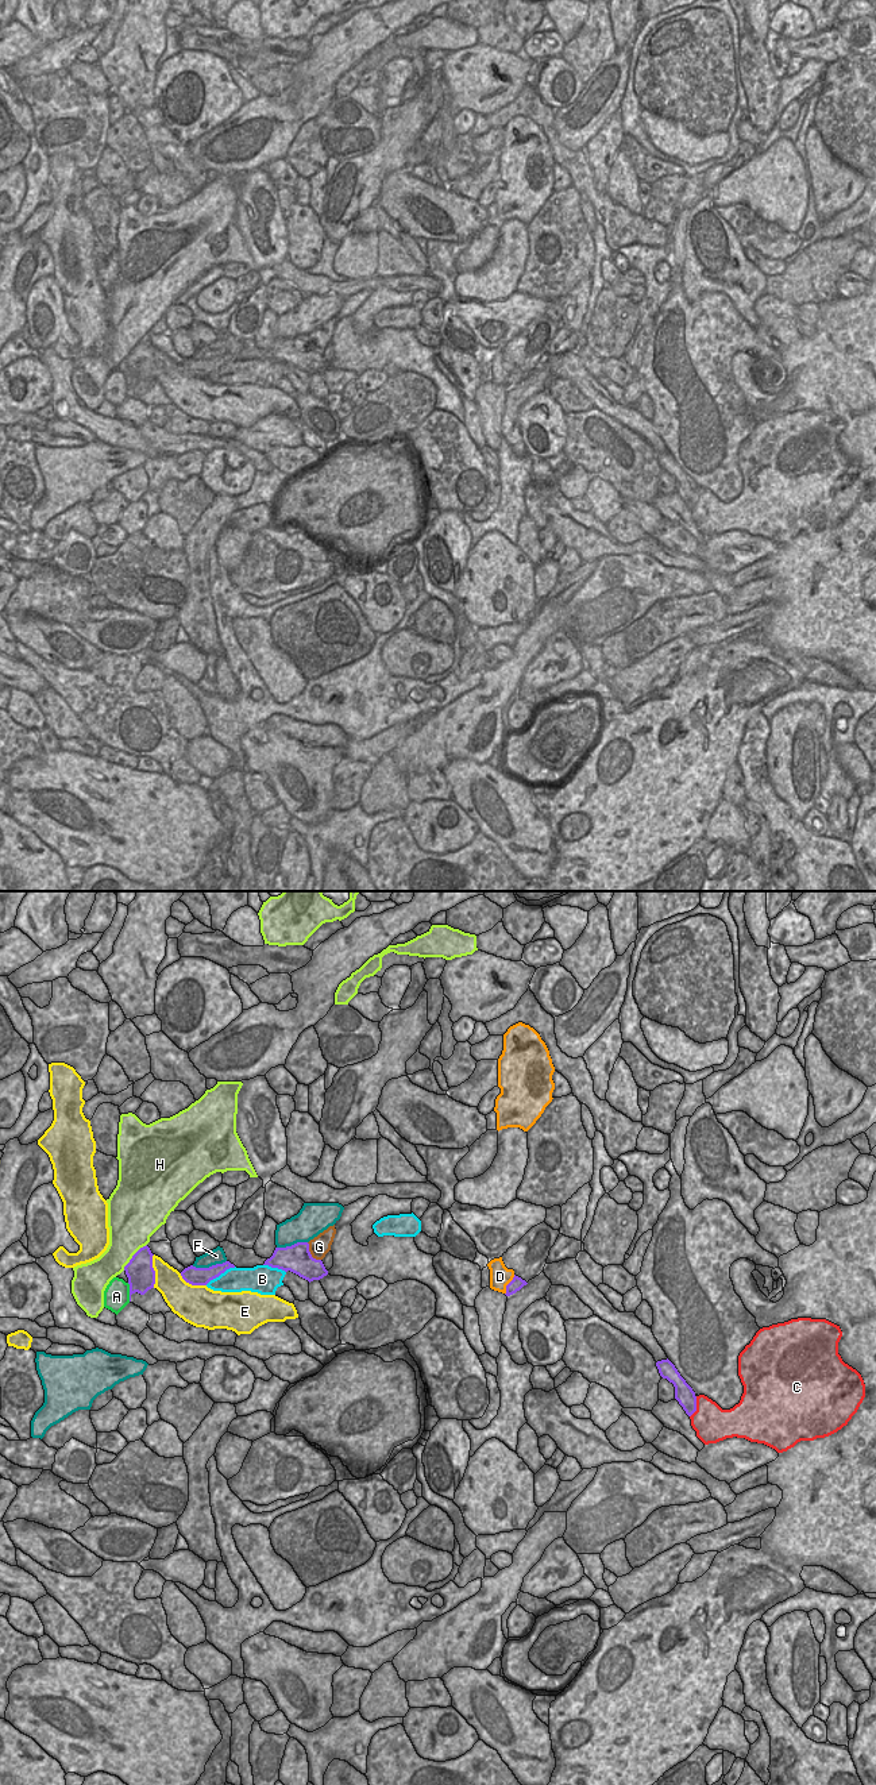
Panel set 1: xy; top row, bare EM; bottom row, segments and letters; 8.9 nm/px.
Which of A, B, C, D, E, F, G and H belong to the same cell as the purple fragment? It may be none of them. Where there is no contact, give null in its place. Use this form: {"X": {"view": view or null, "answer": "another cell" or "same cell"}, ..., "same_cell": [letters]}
{"A": {"view": "xy", "answer": "another cell"}, "B": {"view": "xy", "answer": "another cell"}, "C": {"view": "xy", "answer": "another cell"}, "D": {"view": "xy", "answer": "another cell"}, "E": {"view": "xy", "answer": "another cell"}, "F": {"view": "xy", "answer": "another cell"}, "G": {"view": "xy", "answer": "another cell"}, "H": {"view": "xy", "answer": "another cell"}, "same_cell": []}

